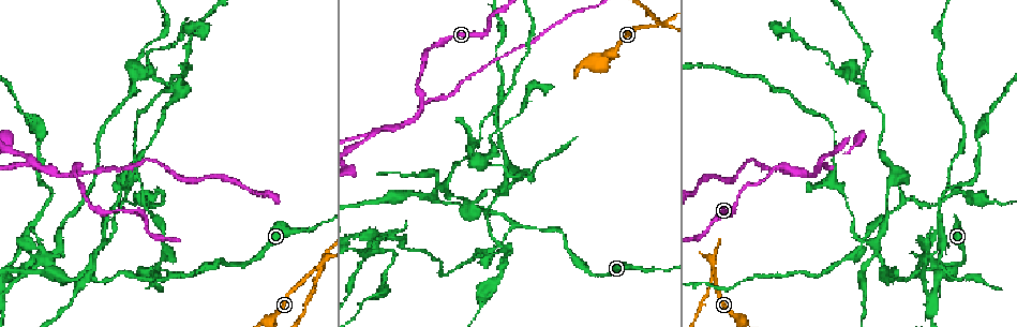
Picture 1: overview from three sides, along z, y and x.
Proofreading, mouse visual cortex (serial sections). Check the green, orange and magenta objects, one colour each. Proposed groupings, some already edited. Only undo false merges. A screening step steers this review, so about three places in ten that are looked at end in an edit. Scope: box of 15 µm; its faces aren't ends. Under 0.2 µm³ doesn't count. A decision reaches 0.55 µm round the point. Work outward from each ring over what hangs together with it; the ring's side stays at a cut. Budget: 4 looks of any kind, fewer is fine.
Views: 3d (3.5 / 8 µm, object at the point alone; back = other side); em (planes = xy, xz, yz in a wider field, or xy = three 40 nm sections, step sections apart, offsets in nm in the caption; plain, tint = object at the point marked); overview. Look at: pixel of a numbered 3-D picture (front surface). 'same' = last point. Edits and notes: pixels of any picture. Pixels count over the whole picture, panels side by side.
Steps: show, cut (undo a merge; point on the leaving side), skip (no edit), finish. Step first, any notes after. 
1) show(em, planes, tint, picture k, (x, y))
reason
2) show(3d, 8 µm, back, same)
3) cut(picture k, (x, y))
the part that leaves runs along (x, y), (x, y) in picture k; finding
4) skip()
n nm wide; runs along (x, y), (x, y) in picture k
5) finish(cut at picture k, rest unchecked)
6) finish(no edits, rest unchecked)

show(3d, 3.5 µm, picture 1, (79, 169))

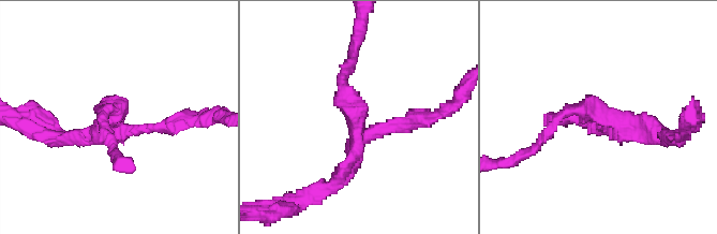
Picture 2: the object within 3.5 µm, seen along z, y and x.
show(em, planes, tint, picture 2, (118, 123))
3 arms; arms of 150, 200, 250 nm; need the tissue

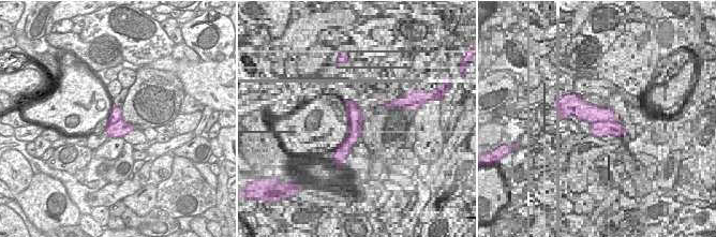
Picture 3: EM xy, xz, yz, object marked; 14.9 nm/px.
cut(picture 2, (402, 123))
border along (121, 119), (107, 123) in picture 3; two cells meet here

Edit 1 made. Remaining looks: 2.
show(3d, 8 µm, back, picture 1, (216, 264))

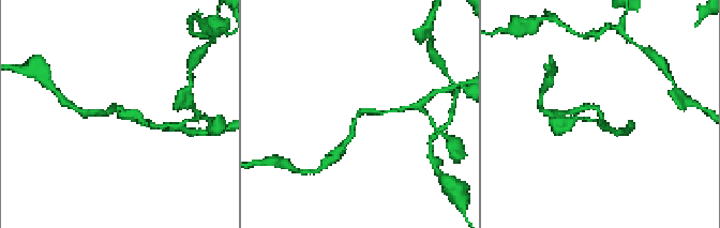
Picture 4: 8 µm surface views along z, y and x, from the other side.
show(em, xy, step 1, tint, picture 4, (360, 116))
arms of 150, 200 nm; shape alone is not enough

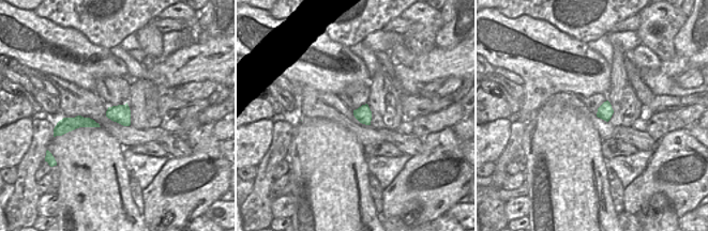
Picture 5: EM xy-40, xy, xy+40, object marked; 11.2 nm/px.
skip()
runs along (348, 139), (360, 111), (386, 111) in picture 4; continuous, no second cell

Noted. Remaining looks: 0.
finish(cut at picture 2, rest unchecked)

